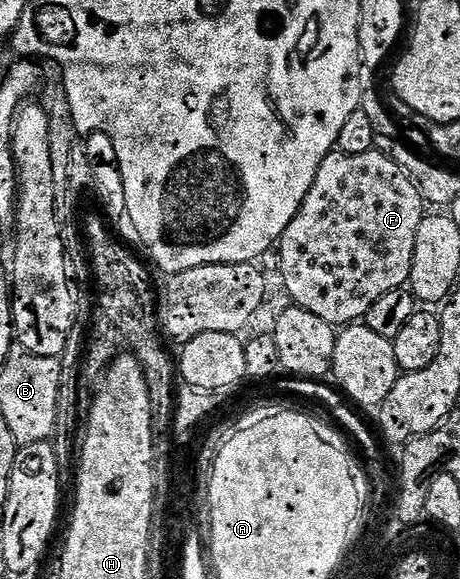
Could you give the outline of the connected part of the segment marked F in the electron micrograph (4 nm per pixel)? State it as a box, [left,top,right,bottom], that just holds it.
[279,152,427,327]

